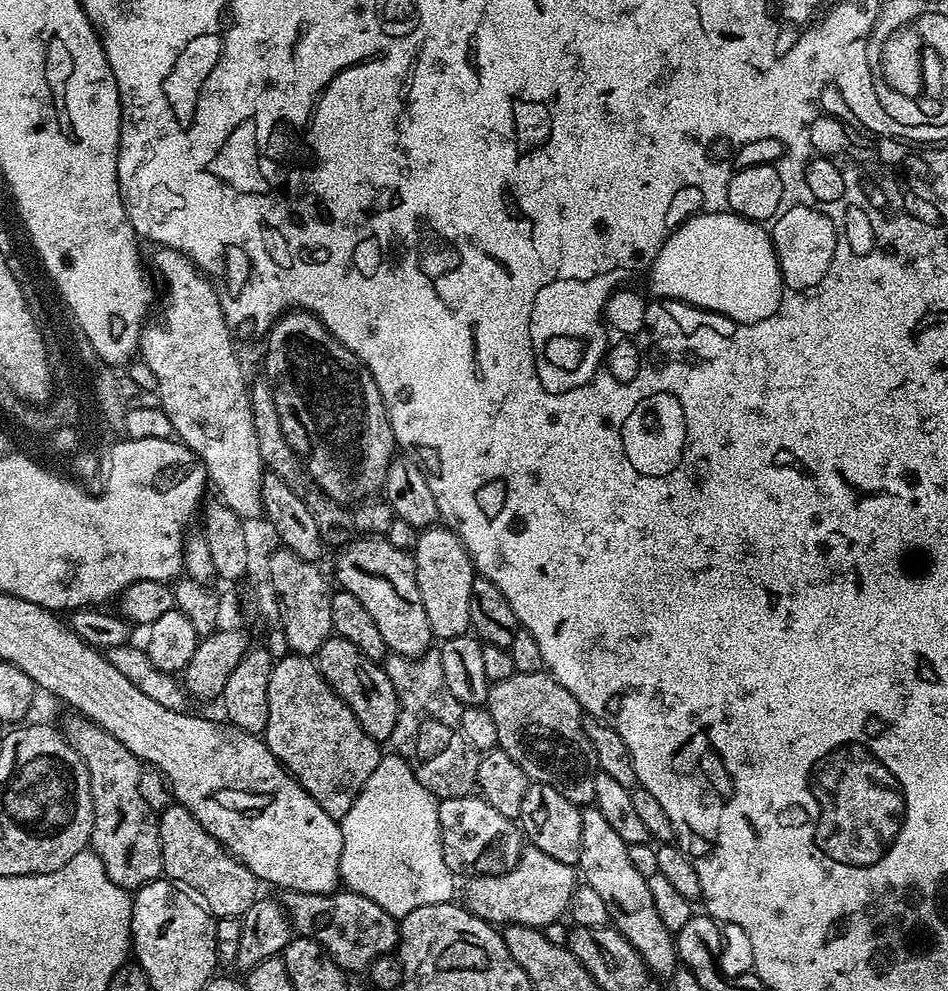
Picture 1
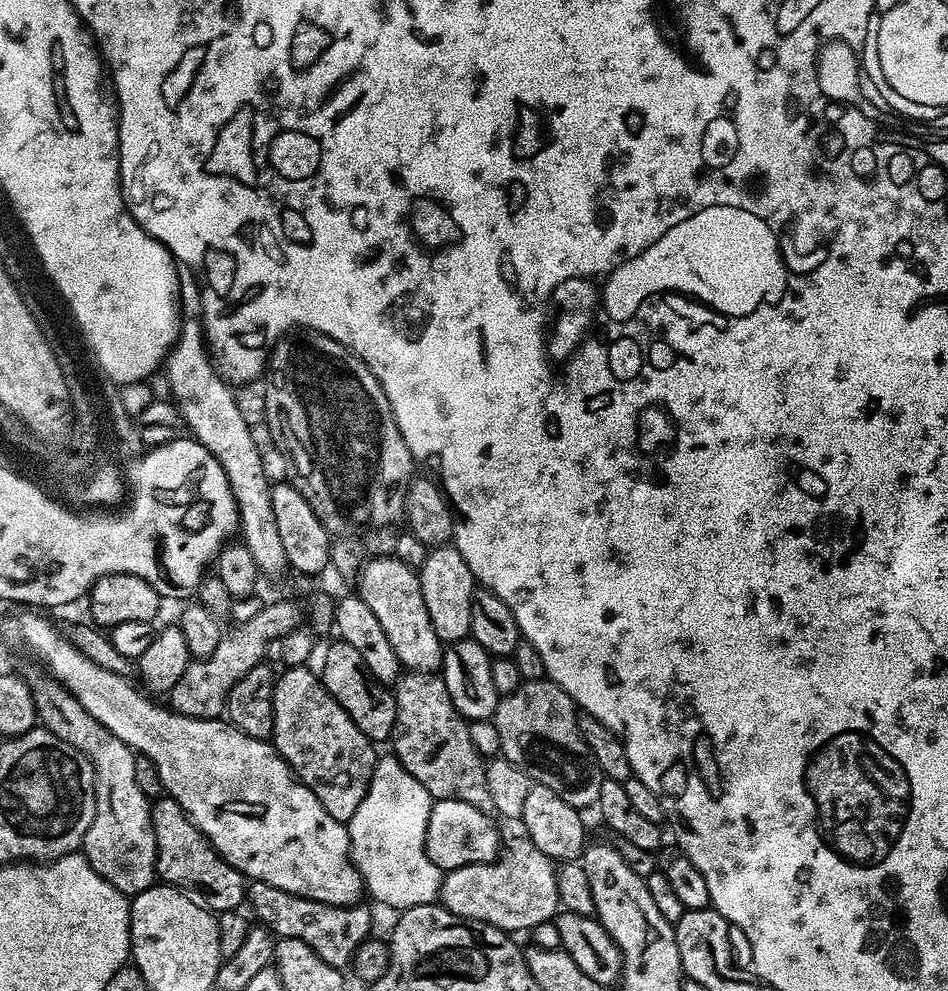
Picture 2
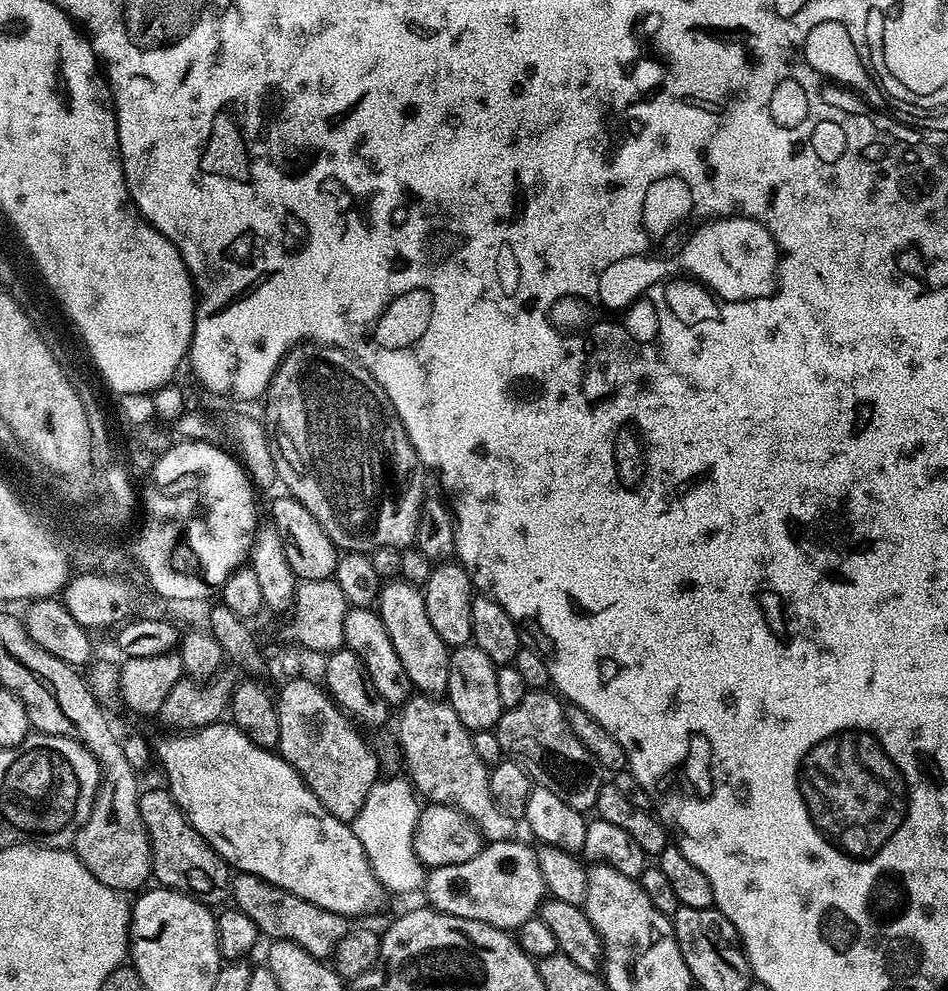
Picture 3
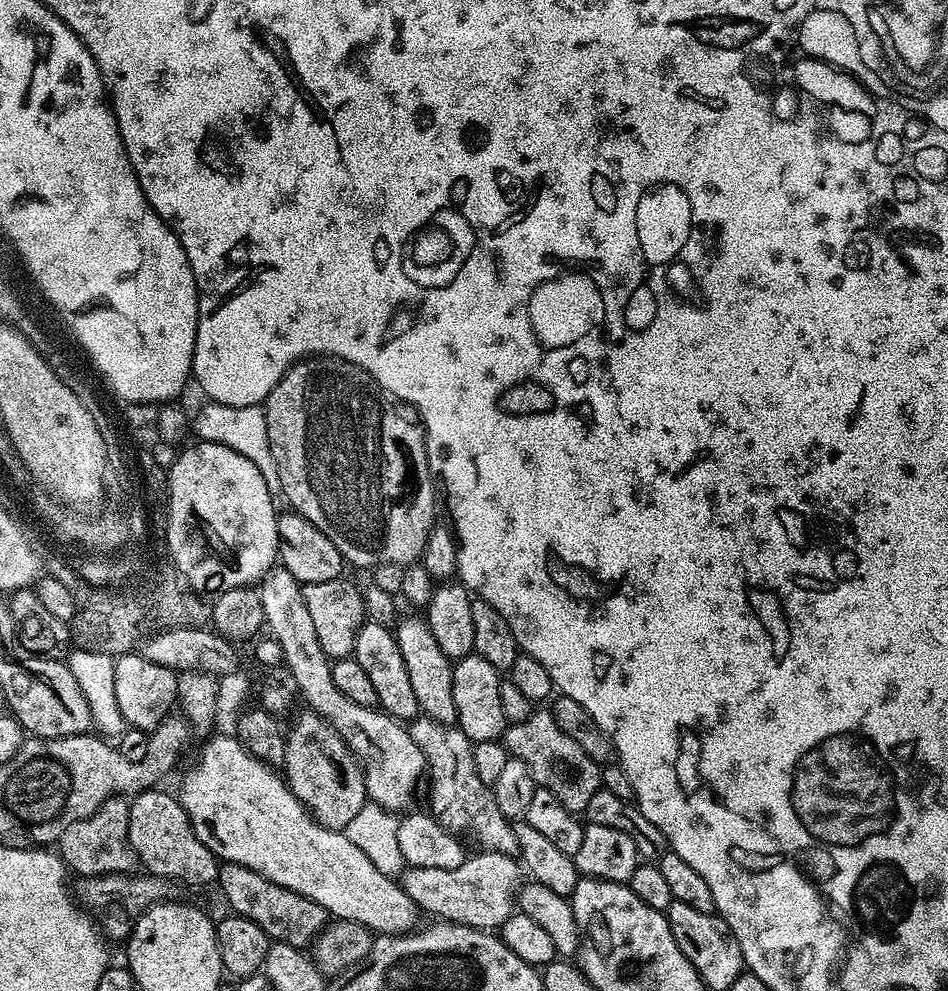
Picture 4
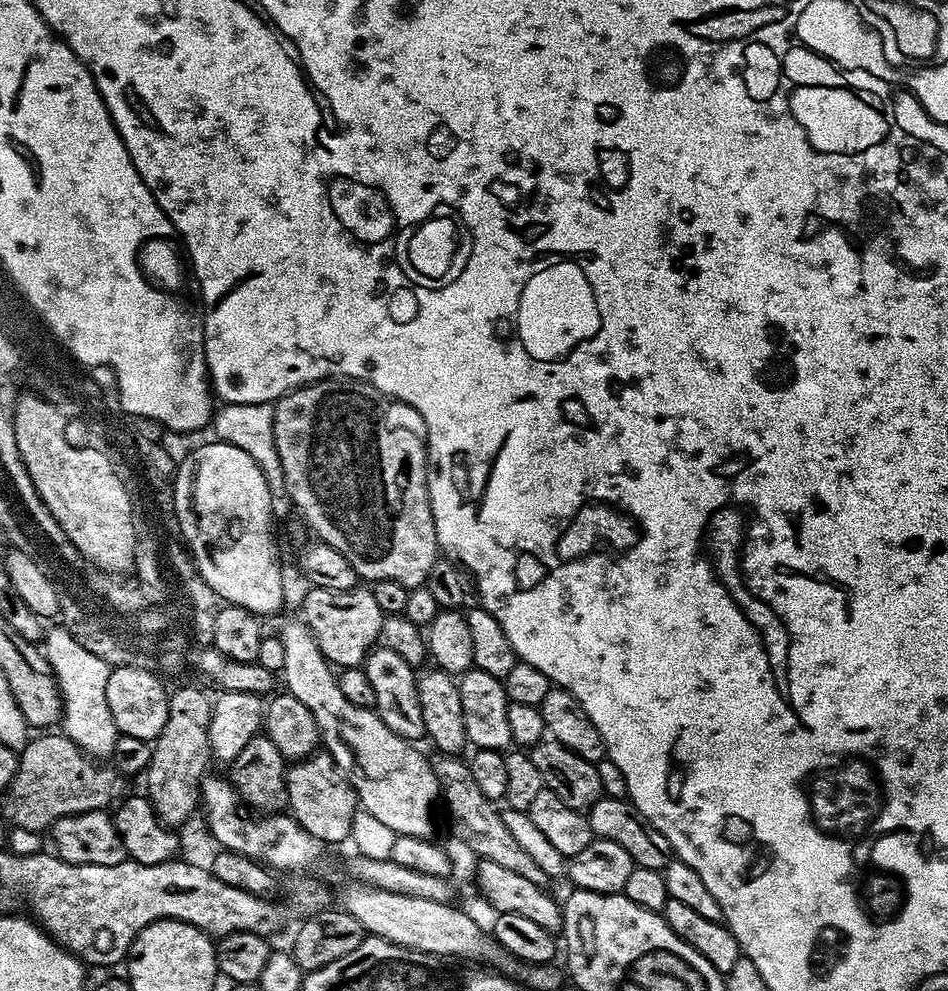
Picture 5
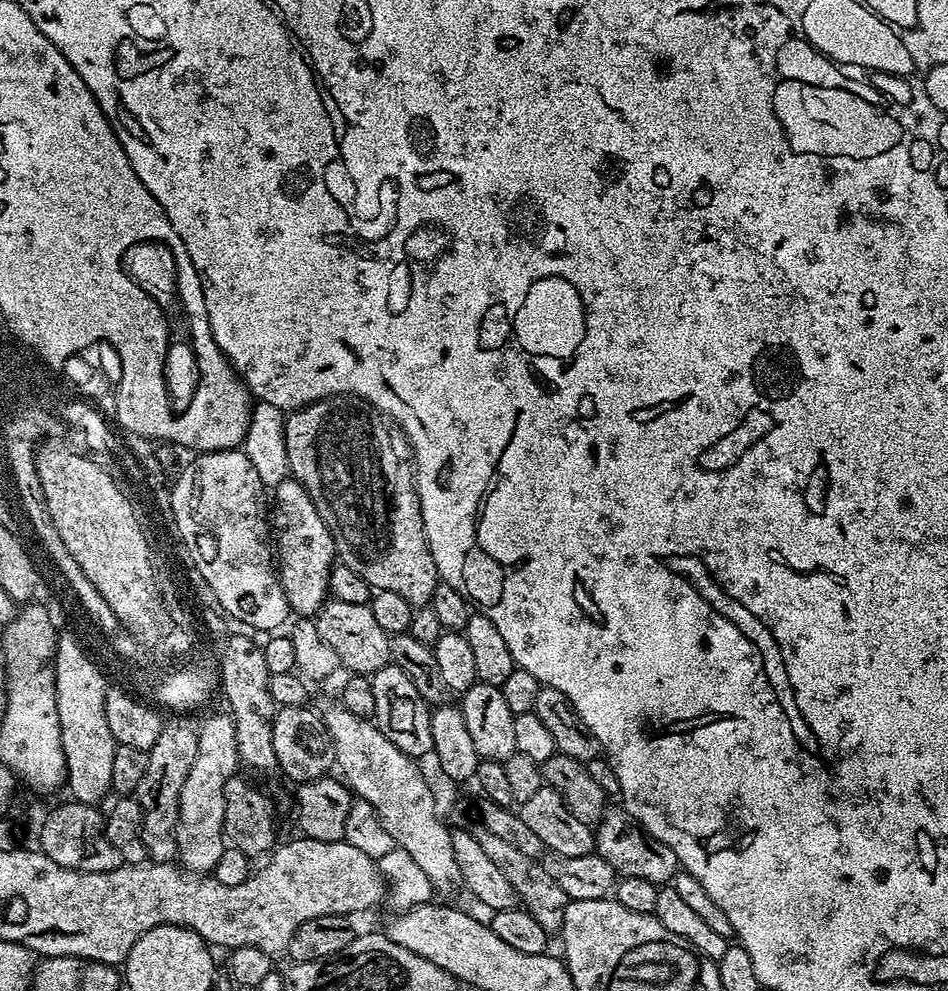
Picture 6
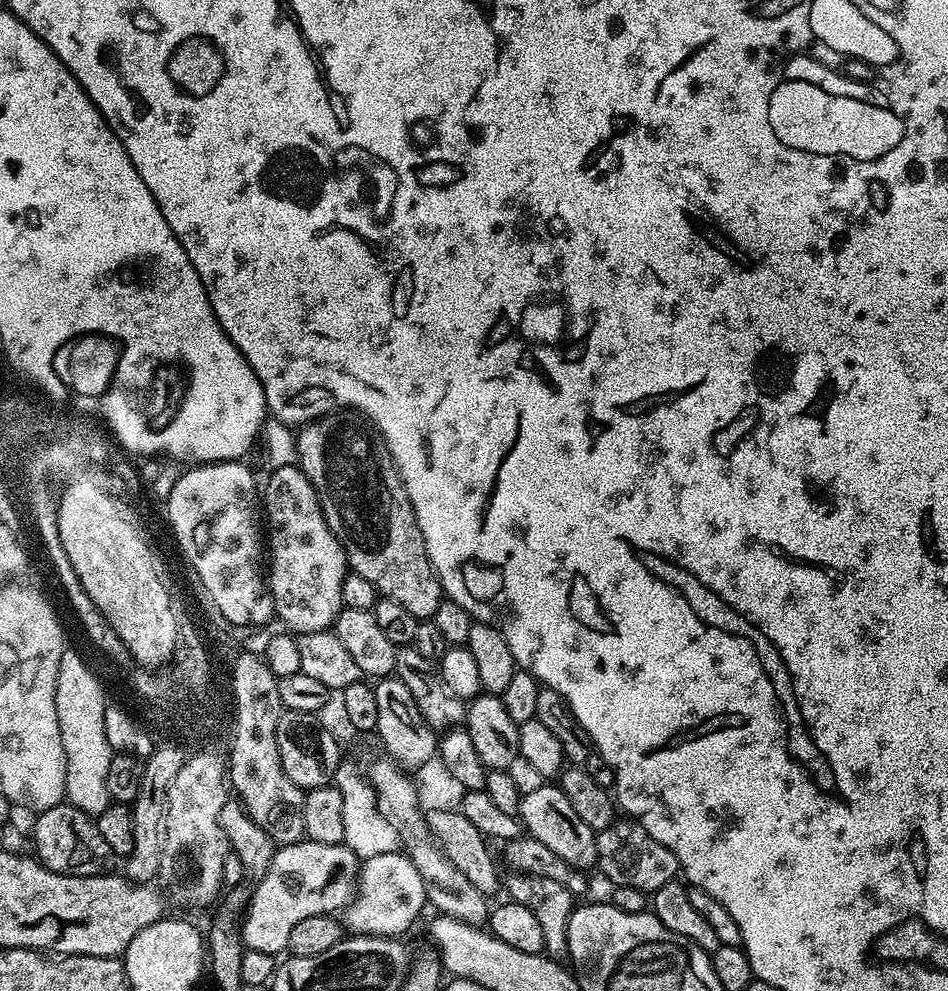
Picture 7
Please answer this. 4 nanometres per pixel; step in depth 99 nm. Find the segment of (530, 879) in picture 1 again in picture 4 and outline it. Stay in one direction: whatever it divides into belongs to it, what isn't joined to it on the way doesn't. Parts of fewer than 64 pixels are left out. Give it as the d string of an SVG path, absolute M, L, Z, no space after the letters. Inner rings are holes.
M476 852L464 859L462 866L454 866L454 870L405 867L398 883L421 913L429 912L432 918L449 924L496 930L514 911L520 872L522 876L521 865L513 857L497 852Z

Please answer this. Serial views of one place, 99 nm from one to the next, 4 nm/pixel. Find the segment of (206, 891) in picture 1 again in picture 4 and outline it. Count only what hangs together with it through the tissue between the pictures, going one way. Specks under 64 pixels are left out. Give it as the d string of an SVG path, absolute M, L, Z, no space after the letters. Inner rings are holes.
M161 790L138 792L131 797L130 846L137 861L156 878L181 880L184 884L212 884L217 879L218 857L197 838L184 805L175 795Z

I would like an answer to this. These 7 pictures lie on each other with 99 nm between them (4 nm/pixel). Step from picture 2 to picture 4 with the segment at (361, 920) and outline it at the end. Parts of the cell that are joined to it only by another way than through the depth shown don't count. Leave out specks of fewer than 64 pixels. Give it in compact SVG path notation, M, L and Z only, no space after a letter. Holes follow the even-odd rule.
M228 861L221 863L217 867L216 884L230 902L231 911L262 926L273 941L304 948L327 923L328 915L324 907L304 895L298 895L296 891L270 882L249 867Z

